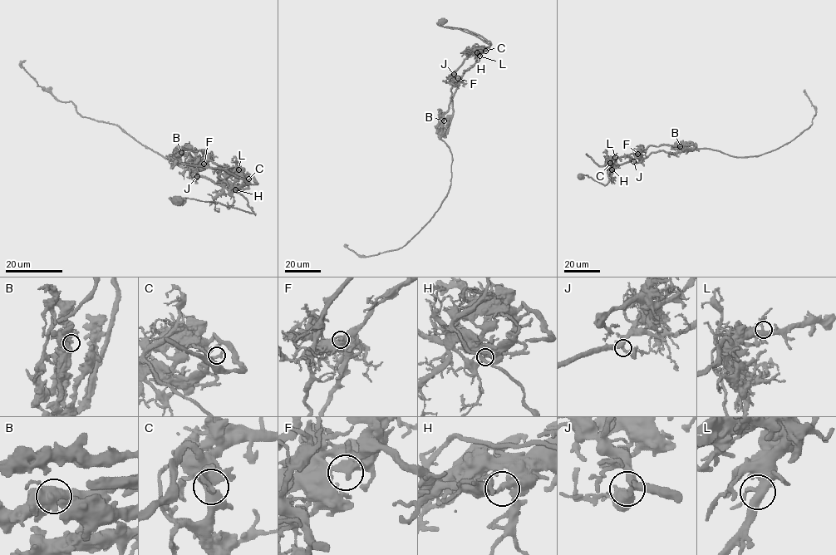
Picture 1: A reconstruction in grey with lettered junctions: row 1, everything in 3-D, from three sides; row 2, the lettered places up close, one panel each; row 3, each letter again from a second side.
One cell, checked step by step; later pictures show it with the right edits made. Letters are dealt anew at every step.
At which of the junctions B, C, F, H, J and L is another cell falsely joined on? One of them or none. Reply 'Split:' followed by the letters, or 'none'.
Split: H

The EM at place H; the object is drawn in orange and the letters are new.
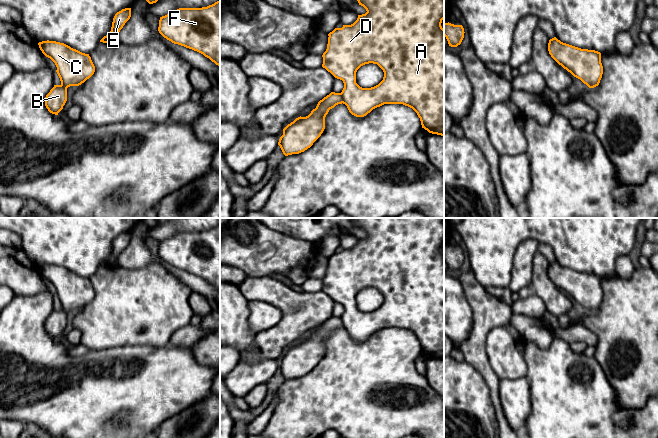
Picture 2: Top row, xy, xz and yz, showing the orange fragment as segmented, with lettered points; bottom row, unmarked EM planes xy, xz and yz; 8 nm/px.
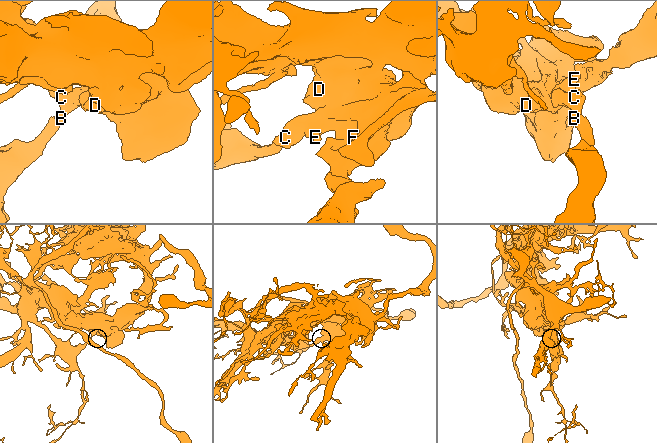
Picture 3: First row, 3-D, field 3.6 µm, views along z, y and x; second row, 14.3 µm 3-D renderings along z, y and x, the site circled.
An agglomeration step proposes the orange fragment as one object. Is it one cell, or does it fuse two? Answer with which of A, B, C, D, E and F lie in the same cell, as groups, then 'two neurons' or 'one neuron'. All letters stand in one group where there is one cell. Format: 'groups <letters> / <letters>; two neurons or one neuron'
groups A C D E F / B; two neurons

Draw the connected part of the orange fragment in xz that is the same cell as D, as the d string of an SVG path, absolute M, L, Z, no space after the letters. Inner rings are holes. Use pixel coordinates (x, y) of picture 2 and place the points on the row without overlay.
M355 218L359 229L366 233L366 237L358 239L357 244L351 249L343 249L342 252L335 252L328 258L327 273L323 277L322 291L330 296L335 302L340 303L344 307L344 312L341 317L331 316L329 319L320 324L315 333L306 341L299 341L303 346L298 352L290 352L283 355L283 361L289 364L289 370L299 370L300 365L305 365L306 362L309 366L314 367L323 357L325 353L325 341L329 334L338 328L345 328L349 336L356 341L364 341L373 333L380 331L384 328L403 328L412 332L418 339L421 345L422 352L429 357L444 360L444 253L441 250L444 243L444 218ZM365 288L377 288L384 296L383 304L376 310L371 312L362 312L356 307L356 296Z

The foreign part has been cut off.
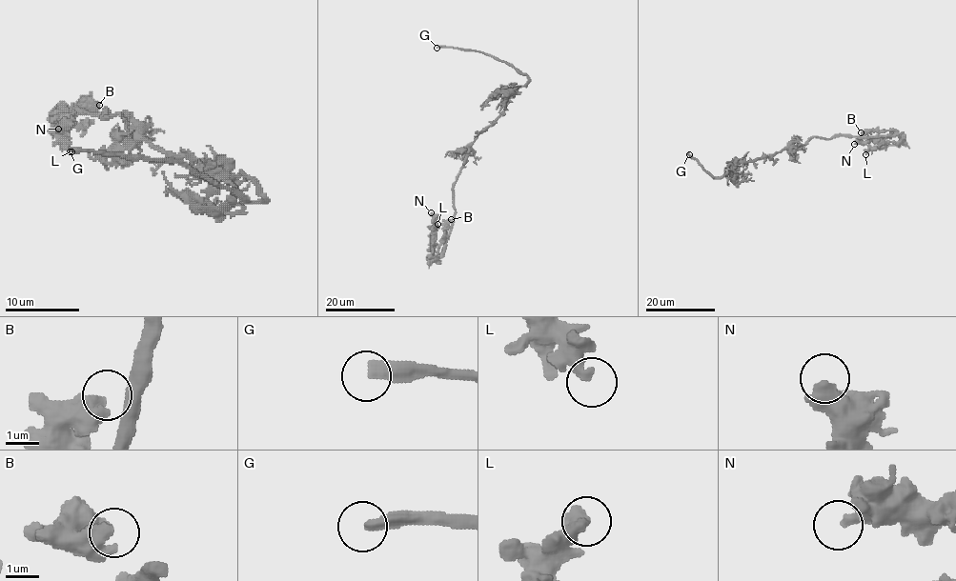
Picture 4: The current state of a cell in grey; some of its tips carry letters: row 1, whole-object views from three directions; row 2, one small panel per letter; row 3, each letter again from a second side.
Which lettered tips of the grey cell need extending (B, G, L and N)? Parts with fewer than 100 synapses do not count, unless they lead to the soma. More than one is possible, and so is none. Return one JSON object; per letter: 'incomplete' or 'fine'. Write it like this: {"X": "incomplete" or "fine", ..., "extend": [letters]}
{"B": "fine", "G": "incomplete", "L": "fine", "N": "fine", "extend": ["G"]}

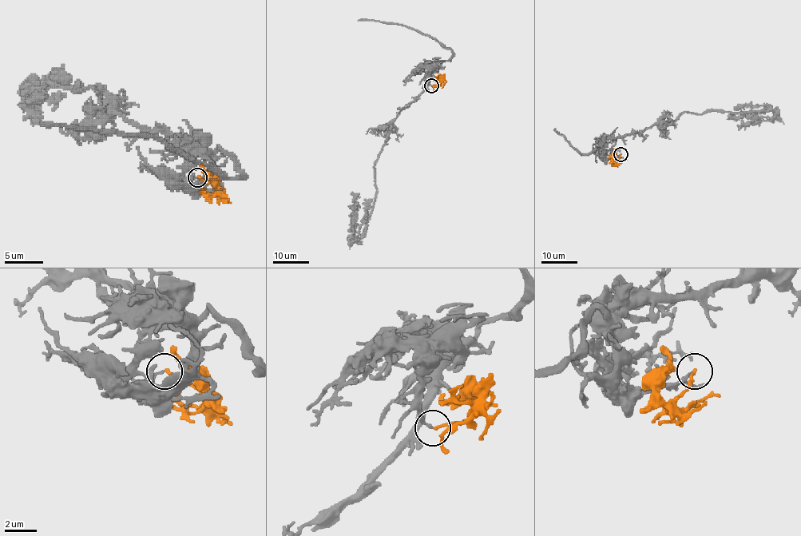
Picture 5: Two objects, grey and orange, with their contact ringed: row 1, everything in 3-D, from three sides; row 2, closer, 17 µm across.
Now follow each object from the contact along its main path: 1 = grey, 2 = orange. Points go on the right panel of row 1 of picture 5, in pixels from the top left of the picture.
1: (620, 154), (604, 158), (603, 144), (656, 125), (670, 125), (684, 112), (772, 111), (727, 119)
2: (620, 154), (614, 160), (613, 148)

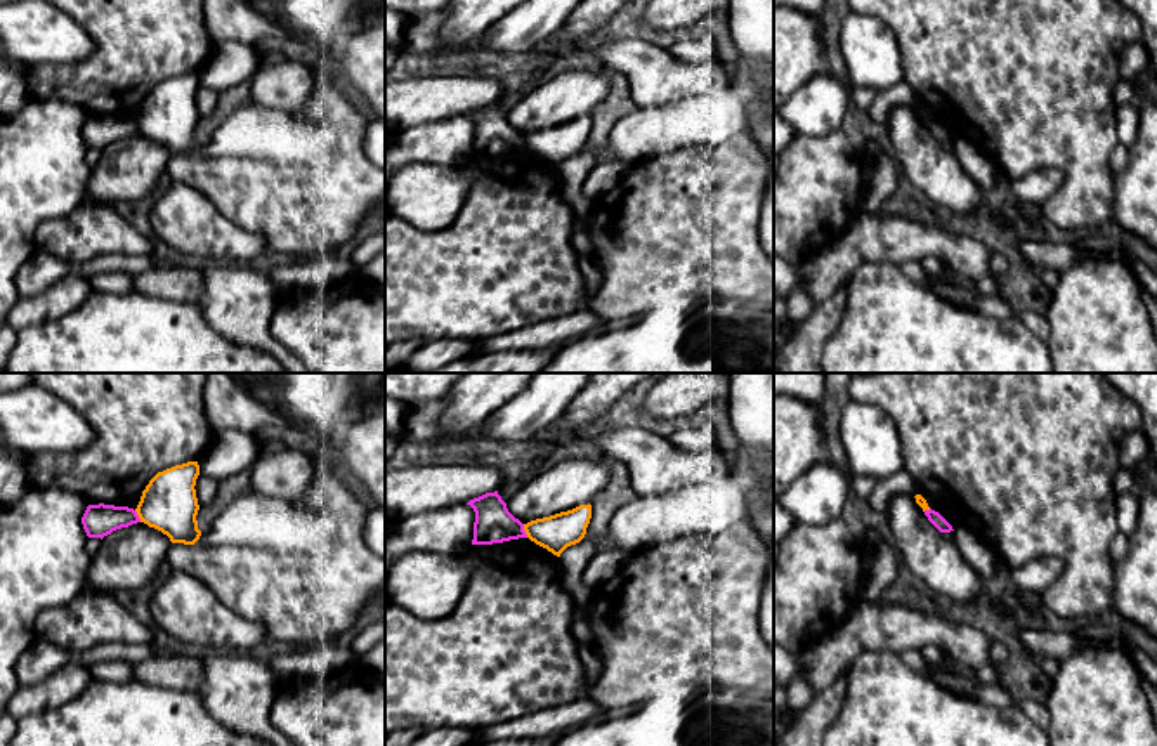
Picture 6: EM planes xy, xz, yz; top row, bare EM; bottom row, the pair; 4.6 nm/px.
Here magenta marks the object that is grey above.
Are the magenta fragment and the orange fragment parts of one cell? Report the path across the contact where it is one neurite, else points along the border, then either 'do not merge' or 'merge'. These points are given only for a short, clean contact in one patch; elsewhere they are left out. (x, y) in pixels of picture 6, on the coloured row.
border along xz (522, 524), (528, 536); do not merge

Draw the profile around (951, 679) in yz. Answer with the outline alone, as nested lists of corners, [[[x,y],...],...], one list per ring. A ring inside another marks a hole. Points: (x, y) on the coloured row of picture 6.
[[[931,664],[930,678],[947,690],[975,697],[977,684],[963,677],[954,666]]]

